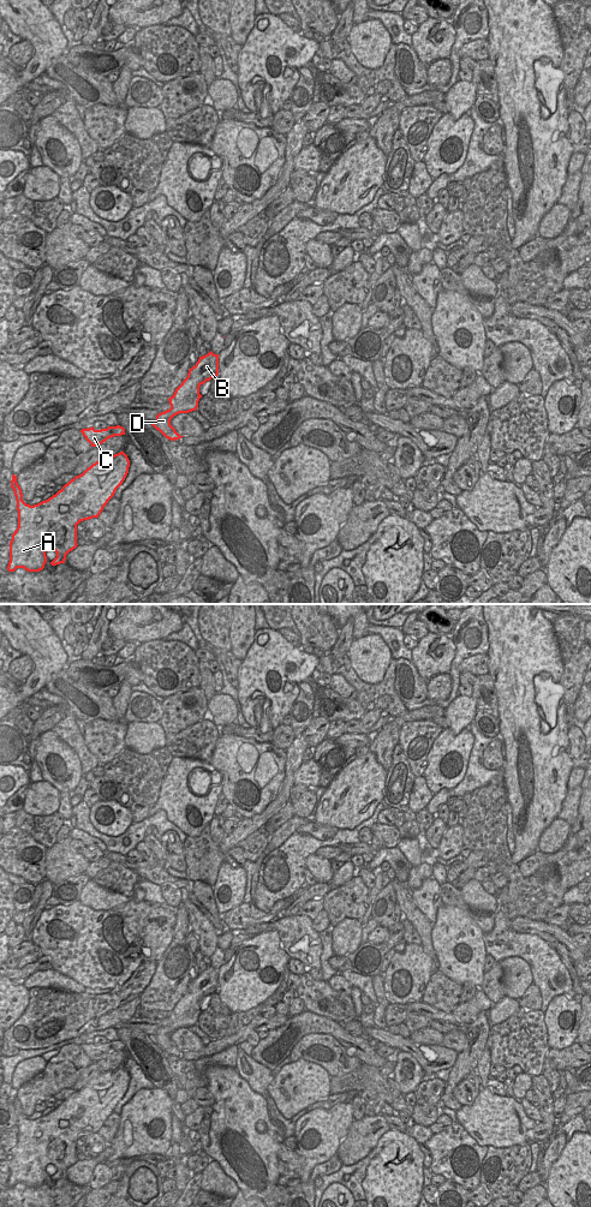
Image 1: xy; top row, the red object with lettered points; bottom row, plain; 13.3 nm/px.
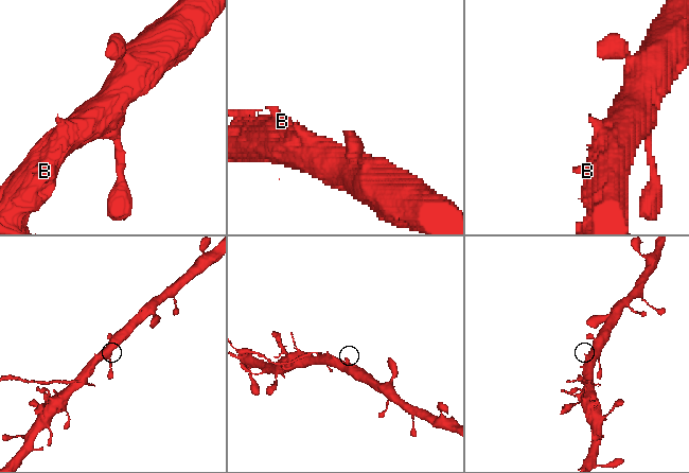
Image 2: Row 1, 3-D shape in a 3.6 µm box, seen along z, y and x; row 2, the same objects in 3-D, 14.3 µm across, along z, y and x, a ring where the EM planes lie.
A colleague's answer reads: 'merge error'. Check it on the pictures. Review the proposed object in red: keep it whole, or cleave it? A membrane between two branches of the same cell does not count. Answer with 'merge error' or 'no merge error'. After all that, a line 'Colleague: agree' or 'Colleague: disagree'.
merge error
Colleague: agree

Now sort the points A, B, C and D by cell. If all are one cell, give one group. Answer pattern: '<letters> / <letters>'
A B D / C

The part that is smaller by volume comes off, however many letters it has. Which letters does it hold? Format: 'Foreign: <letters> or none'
Foreign: C

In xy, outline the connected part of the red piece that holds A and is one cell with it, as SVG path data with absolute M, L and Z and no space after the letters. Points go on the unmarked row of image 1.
M124 1066L103 1071L55 1110L34 1121L23 1116L17 1091L12 1089L11 1103L17 1116L18 1142L10 1157L7 1185L42 1185L48 1164L56 1167L52 1181L65 1178L66 1170L78 1160L77 1140L98 1133L125 1095L129 1082L130 1075Z

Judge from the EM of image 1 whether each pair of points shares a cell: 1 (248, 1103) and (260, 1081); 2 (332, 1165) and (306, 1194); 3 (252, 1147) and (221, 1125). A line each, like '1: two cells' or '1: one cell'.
1: two cells
2: one cell
3: one cell

